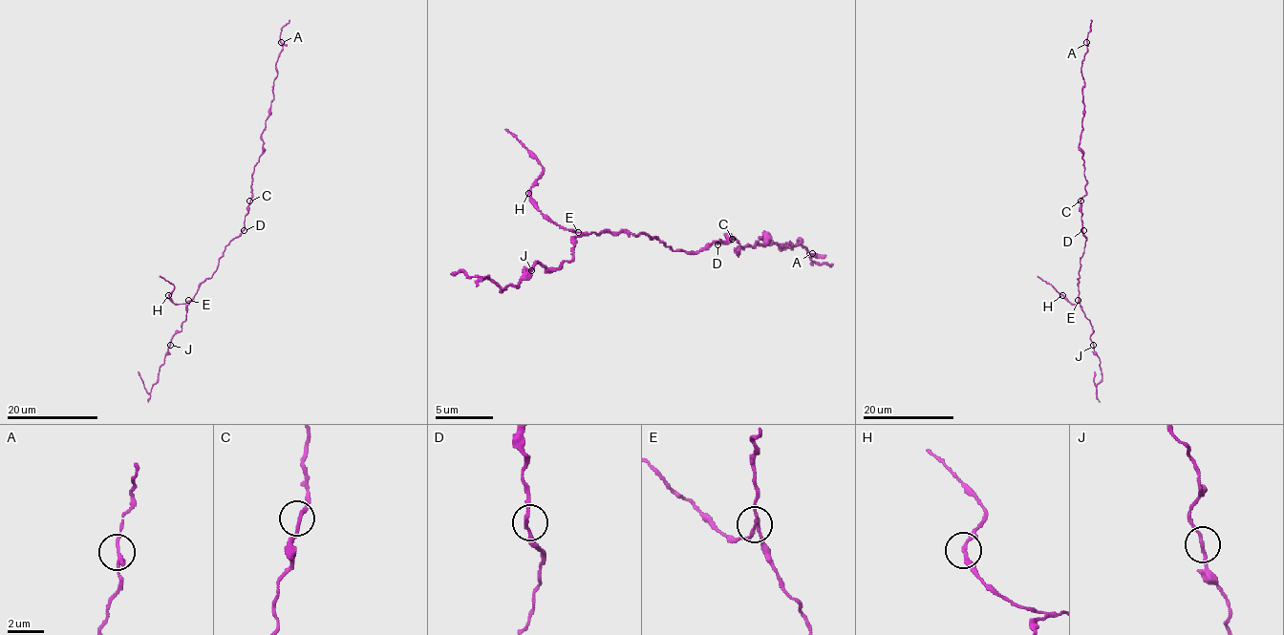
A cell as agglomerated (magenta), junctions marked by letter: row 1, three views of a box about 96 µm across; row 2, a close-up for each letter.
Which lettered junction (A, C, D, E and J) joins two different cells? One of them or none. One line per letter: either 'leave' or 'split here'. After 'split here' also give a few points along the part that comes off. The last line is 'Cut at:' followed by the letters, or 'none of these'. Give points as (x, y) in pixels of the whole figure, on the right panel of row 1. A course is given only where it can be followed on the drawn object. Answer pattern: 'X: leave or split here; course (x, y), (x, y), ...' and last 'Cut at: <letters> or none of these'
A: leave
C: leave
D: leave
E: split here; course (1079, 301), (1072, 304), (1037, 275)
J: leave
Cut at: E

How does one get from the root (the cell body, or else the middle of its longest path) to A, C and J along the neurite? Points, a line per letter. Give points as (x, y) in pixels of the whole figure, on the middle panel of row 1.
A: (717, 242), (735, 239), (738, 253), (766, 233), (760, 239), (769, 244), (792, 247), (798, 239), (812, 253)
C: (717, 242), (732, 239)
J: (717, 242), (686, 253), (646, 233), (583, 233), (568, 262), (560, 267), (537, 262), (531, 270)

